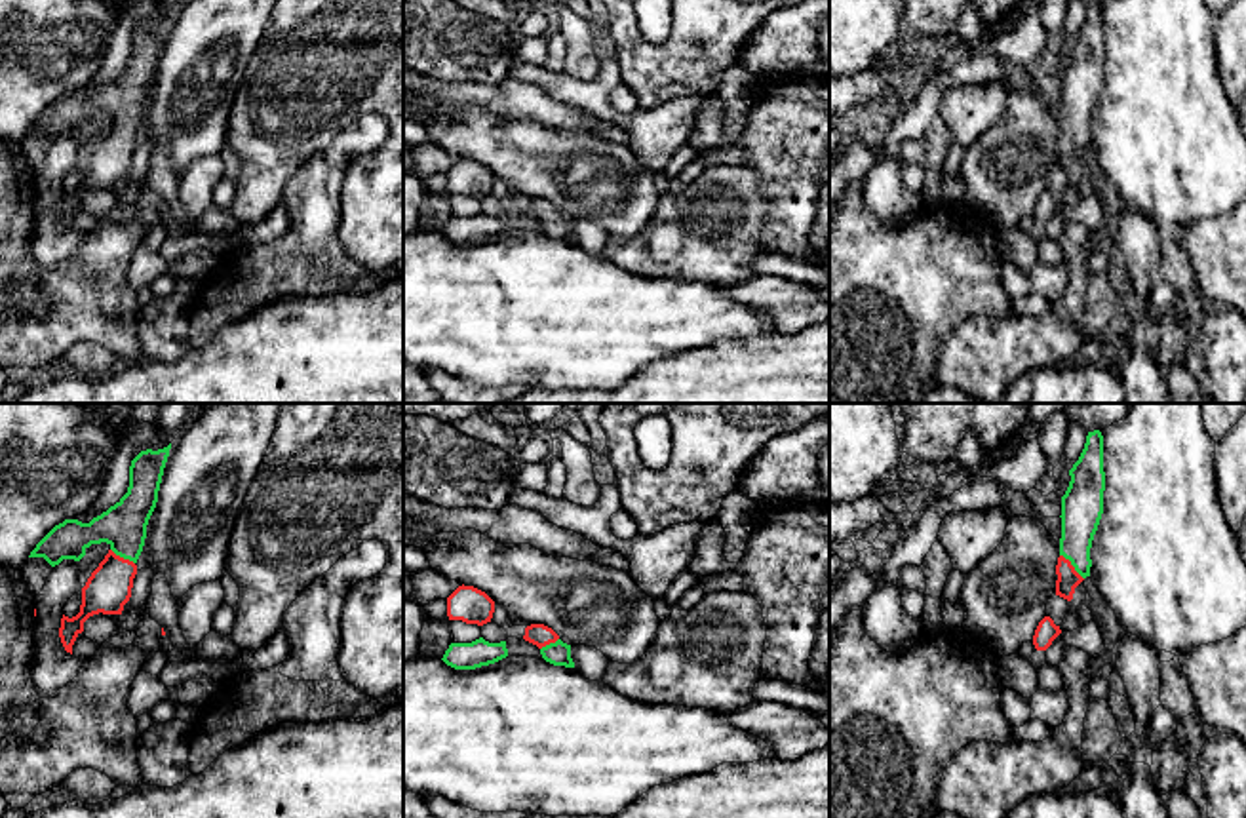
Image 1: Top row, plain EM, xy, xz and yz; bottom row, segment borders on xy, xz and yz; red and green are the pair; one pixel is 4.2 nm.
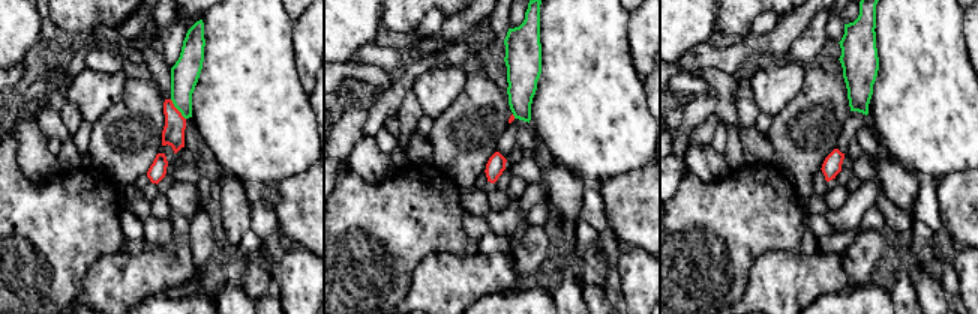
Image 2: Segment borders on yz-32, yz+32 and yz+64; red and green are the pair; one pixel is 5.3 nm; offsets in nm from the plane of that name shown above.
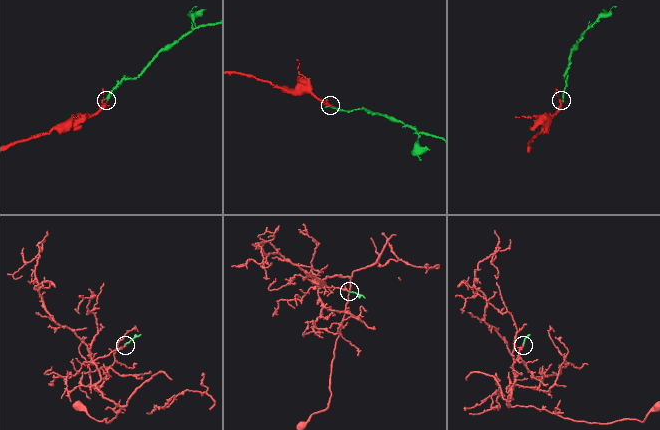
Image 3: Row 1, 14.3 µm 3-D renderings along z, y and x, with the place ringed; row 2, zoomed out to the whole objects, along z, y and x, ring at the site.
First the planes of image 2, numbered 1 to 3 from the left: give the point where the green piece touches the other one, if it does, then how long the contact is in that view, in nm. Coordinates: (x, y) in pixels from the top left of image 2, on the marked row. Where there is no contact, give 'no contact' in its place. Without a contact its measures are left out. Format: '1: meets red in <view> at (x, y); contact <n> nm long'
1: meets red in yz-32 at (177, 110); contact 140 nm long
2: meets red in yz+32 at (513, 116); contact 30 nm long
3: no contact

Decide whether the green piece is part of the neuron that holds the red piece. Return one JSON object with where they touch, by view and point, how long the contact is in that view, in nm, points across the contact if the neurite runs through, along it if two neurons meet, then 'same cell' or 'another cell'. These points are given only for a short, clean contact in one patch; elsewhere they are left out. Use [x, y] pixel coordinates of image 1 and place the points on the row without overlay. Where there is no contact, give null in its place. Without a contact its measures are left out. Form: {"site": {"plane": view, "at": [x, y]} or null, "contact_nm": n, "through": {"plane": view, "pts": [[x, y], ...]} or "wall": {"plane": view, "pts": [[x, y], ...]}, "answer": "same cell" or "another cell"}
{"site": {"plane": "yz", "at": [1071, 139]}, "contact_nm": 150, "through": {"plane": "yz", "pts": [[1068, 153], [1071, 139], [1081, 82]]}, "answer": "same cell"}

